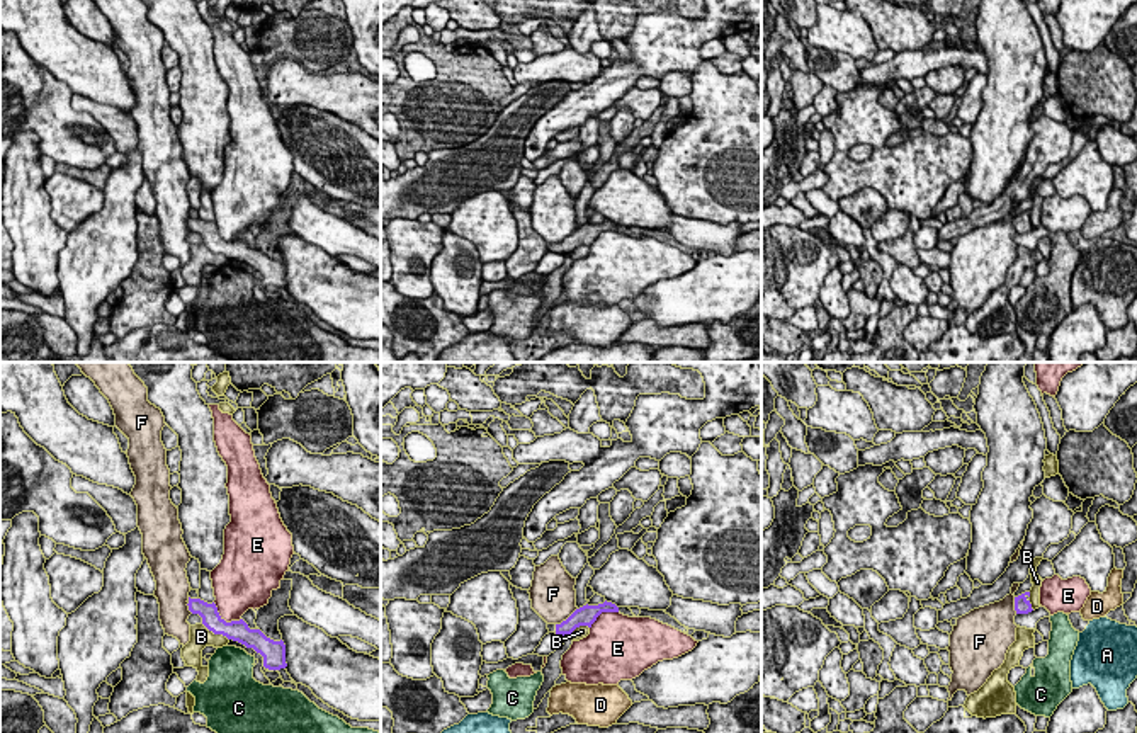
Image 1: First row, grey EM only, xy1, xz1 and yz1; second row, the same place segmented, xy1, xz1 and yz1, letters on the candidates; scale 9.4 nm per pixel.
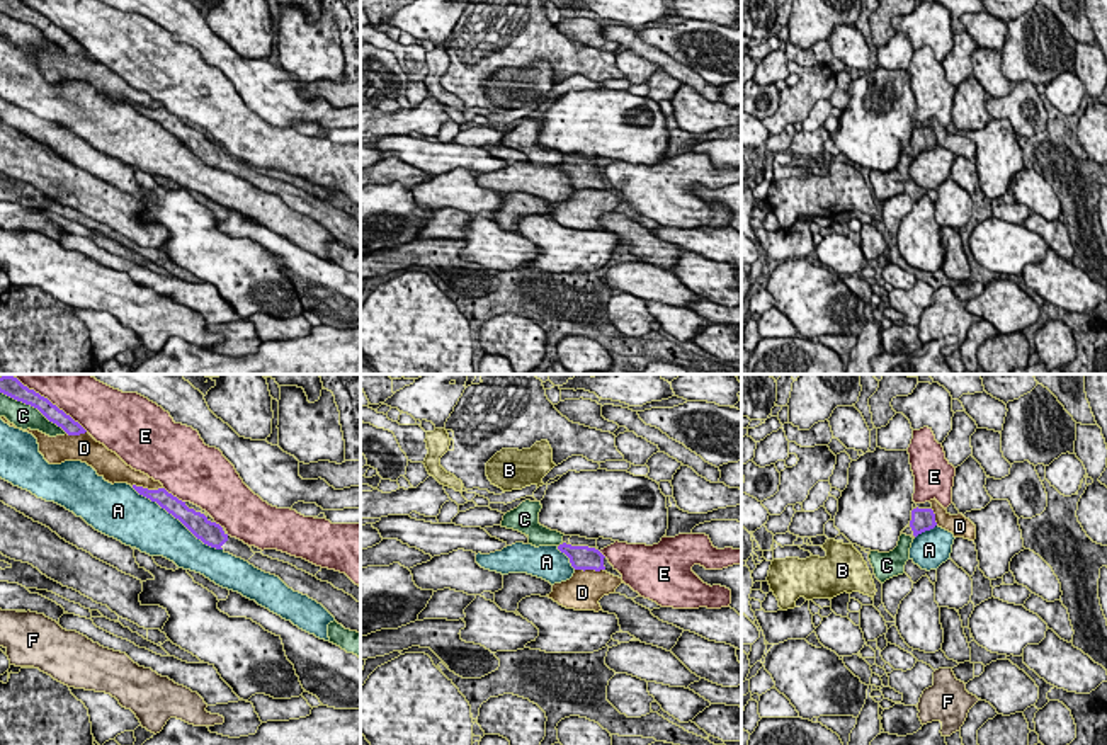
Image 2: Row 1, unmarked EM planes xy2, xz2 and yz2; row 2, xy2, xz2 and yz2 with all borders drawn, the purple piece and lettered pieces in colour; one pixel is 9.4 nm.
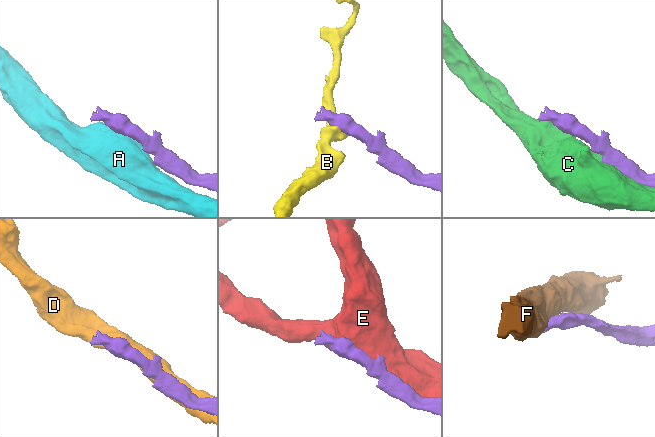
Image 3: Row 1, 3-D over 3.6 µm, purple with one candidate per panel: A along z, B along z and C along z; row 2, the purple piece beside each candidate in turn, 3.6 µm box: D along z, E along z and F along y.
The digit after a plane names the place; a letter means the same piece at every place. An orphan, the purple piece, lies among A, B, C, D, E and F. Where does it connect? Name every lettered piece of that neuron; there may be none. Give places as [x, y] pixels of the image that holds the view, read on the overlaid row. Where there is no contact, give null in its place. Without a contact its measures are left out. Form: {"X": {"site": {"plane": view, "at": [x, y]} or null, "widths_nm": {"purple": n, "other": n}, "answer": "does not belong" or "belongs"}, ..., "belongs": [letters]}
{"A": {"site": {"plane": "xy2", "at": [177, 517]}, "widths_nm": {"purple": 200, "other": 440}, "answer": "does not belong"}, "B": {"site": {"plane": "xy1", "at": [216, 633]}, "widths_nm": {"purple": 190, "other": 200}, "answer": "does not belong"}, "C": {"site": {"plane": "xy2", "at": [34, 407]}, "widths_nm": {"purple": 170, "other": 240}, "answer": "does not belong"}, "D": {"site": {"plane": "xy2", "at": [147, 489]}, "widths_nm": {"purple": 160, "other": 160}, "answer": "does not belong"}, "E": {"site": {"plane": "xy2", "at": [48, 400]}, "widths_nm": {"purple": 160, "other": 480}, "answer": "does not belong"}, "F": {"site": {"plane": "xz1", "at": [568, 618]}, "widths_nm": {"purple": 190, "other": 420}, "answer": "does not belong"}, "belongs": []}

